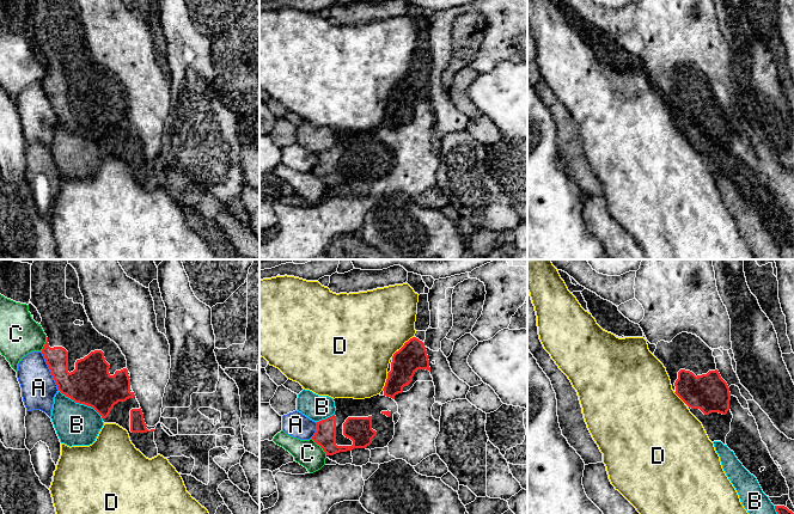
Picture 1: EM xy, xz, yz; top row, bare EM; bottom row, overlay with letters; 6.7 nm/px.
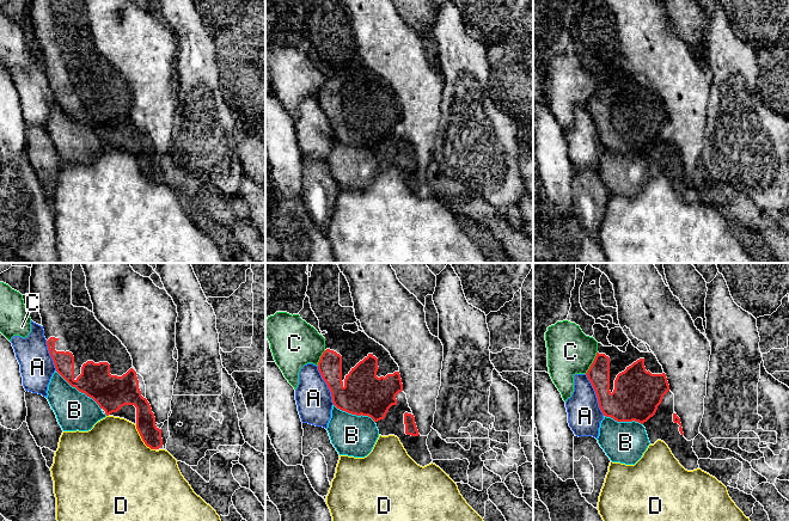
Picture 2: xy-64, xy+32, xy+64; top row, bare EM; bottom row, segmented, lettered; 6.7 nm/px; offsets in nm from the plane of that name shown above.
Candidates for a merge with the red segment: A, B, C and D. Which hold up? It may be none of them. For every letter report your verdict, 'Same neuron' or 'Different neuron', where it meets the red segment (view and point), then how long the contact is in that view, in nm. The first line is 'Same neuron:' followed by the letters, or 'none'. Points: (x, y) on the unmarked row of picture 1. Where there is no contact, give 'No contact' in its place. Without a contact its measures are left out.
Same neuron: none
A: Different neuron. Touches red at xy (50, 103). Shared border 300 nm
B: Different neuron. Touches red at xy (81, 135). Shared border 360 nm
C: Different neuron. Touches red at xz (319, 177). Shared border 160 nm
D: Different neuron. Touches red at xz (405, 74). Shared border 150 nm

